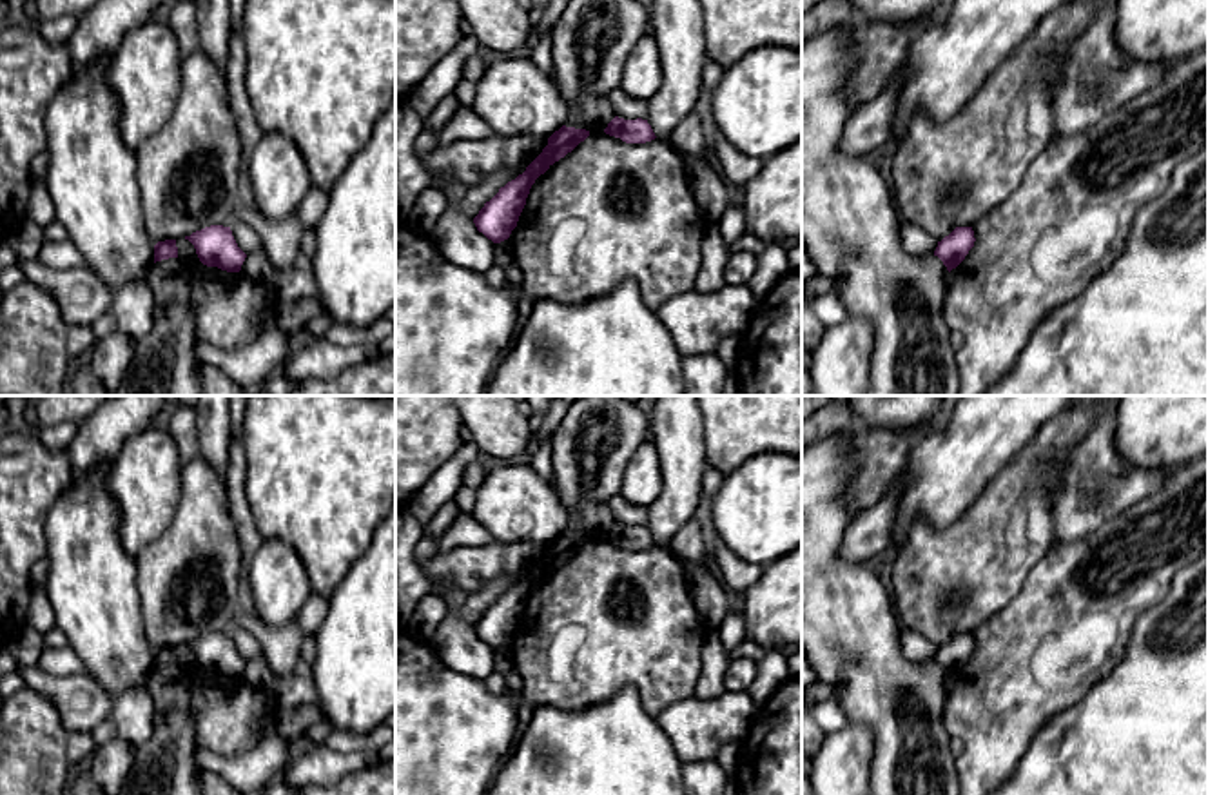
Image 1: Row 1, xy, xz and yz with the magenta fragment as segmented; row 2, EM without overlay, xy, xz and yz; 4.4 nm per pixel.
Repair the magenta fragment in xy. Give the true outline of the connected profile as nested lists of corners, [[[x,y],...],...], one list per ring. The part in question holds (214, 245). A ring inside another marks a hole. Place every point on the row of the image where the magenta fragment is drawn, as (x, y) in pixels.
[[[210,225],[185,236],[207,267],[218,267],[227,272],[239,272],[247,254],[238,247],[230,227]]]

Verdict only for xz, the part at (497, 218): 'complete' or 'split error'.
complete

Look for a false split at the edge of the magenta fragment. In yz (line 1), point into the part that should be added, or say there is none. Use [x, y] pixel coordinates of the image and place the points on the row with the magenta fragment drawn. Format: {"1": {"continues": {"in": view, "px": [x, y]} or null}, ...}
{"1": {"continues": null}}

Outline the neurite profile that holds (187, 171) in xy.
[[[201,51],[181,60],[181,89],[169,120],[136,149],[138,191],[149,238],[158,243],[210,225],[230,227],[243,216],[238,171],[241,142],[227,78]]]

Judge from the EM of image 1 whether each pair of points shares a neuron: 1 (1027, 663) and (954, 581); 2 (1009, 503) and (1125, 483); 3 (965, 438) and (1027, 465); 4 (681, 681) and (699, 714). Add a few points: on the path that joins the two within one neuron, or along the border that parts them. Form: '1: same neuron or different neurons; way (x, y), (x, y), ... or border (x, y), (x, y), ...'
1: different neurons; border (1018, 590), (971, 632)
2: different neurons; border (1049, 454), (1061, 467), (1052, 539)
3: different neurons; border (1040, 425), (983, 489)
4: different neurons; border (693, 696), (670, 703), (655, 717)

